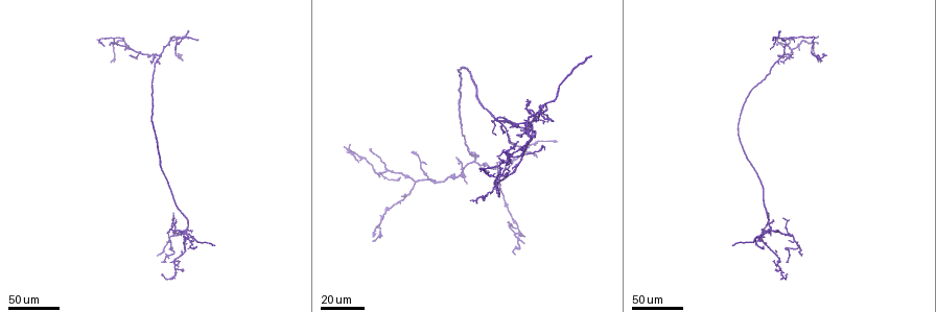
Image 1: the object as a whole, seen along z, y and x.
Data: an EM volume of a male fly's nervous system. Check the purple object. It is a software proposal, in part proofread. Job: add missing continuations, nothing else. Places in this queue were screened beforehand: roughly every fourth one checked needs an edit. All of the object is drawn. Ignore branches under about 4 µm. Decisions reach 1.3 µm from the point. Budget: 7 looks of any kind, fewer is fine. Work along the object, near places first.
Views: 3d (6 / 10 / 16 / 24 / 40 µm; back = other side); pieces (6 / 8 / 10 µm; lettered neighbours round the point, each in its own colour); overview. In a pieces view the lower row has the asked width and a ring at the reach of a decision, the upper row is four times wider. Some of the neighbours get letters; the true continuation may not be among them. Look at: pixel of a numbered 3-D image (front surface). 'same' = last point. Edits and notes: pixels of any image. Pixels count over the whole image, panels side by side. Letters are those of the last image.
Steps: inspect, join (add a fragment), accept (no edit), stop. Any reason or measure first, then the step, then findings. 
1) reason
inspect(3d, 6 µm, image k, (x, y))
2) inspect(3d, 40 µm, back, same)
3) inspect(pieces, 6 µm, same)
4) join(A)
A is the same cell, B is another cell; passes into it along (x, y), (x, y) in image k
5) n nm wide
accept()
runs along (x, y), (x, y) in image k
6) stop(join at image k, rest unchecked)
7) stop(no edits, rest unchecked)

long arm stops here
inspect(3d, 24 µm, image 1, (215, 244))

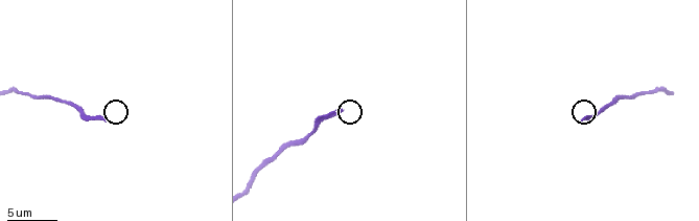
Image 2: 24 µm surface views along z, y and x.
inspect(pieces, 8 µm, image 2, (339, 111))

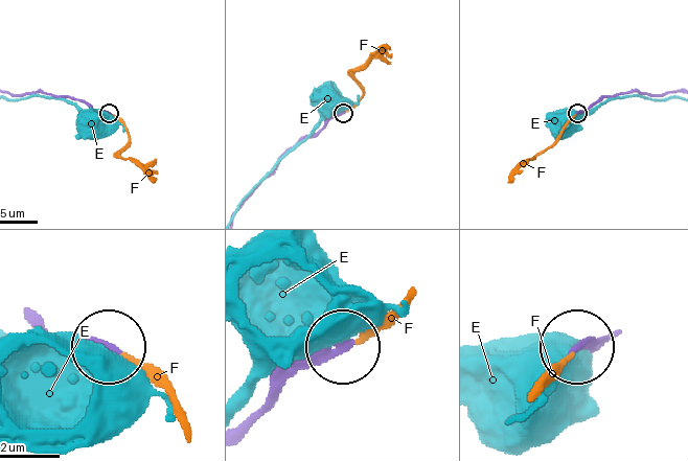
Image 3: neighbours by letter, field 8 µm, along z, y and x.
200 nm wide
join(F)
F is the same cell, E is another cell; passes into it along (91, 106), (122, 123), (128, 140), (121, 156), (154, 181) in image 3; the cell continues

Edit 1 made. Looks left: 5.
inspect(overview)

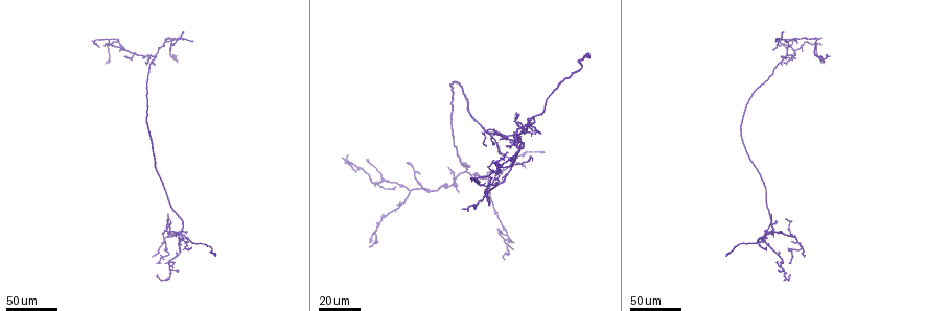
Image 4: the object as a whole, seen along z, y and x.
branch stops here
inspect(3d, 24 µm, image 4, (215, 252))

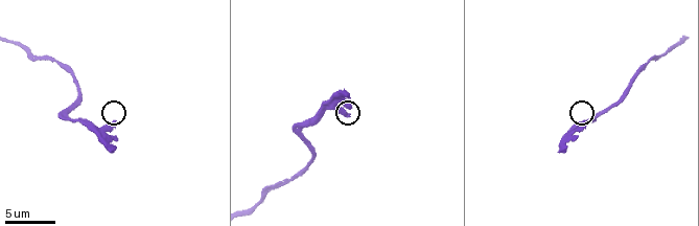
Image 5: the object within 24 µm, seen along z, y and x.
inspect(pieces, 10 µm, image 5, (349, 115))

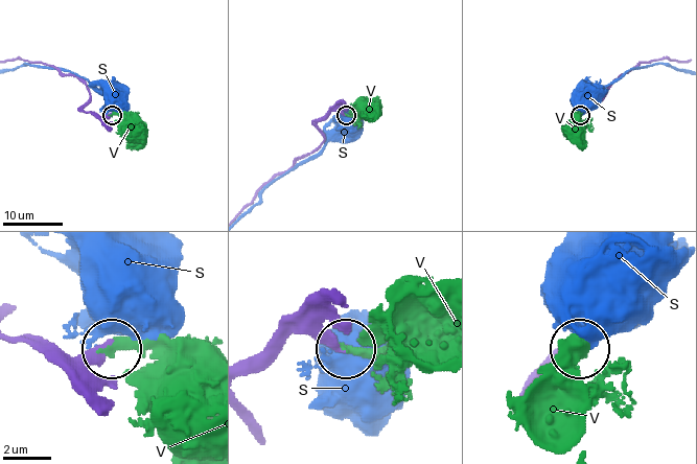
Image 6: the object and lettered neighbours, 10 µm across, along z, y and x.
join(V)
V is the same cell, S is another cell; passes into it along (282, 342), (298, 331), (348, 350), (400, 346) in image 6; the cell continues

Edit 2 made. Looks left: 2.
stop(join at image 3, join at image 6, rest unchecked)

